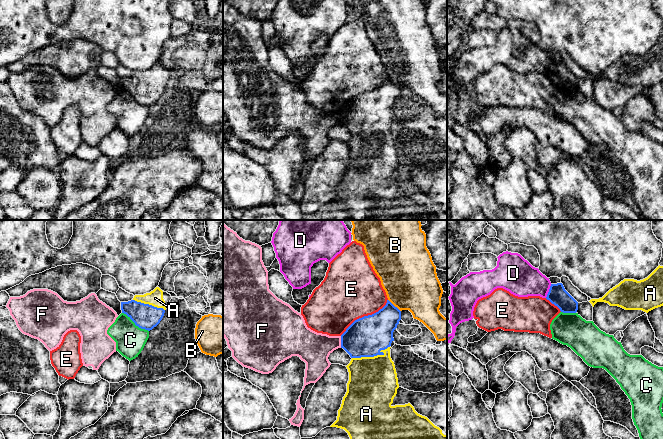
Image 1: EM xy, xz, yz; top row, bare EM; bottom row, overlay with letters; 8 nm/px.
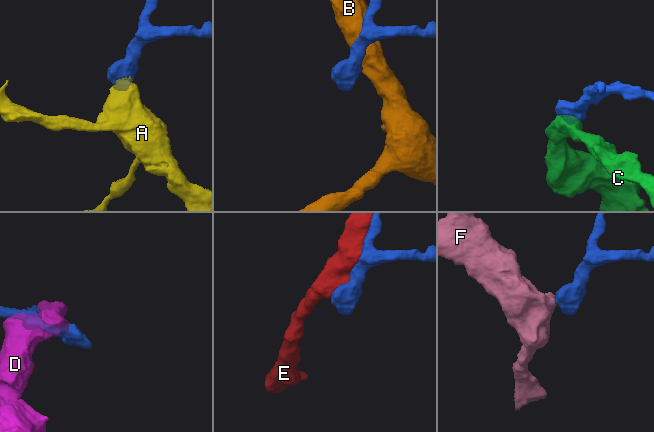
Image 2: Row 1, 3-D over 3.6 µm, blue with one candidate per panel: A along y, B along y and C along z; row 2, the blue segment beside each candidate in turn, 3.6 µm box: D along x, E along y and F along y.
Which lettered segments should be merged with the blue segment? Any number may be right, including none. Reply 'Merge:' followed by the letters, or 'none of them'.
Merge: A

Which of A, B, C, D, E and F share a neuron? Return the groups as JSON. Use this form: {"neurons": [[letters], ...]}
{"neurons": [["A"], ["B"], ["C"], ["D"], ["E"], ["F"]]}

